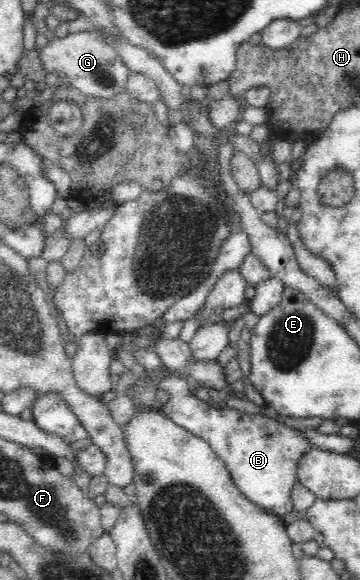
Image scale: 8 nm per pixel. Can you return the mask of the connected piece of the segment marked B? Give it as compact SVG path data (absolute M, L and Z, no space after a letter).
M176 376L162 378L160 387L170 396L161 407L162 413L188 433L208 442L214 454L226 465L234 485L248 501L278 516L294 513L291 494L297 483L299 460L314 447L308 437L300 429L258 413L248 415L226 406L217 410L206 403L204 396L191 396L190 385L189 381Z

